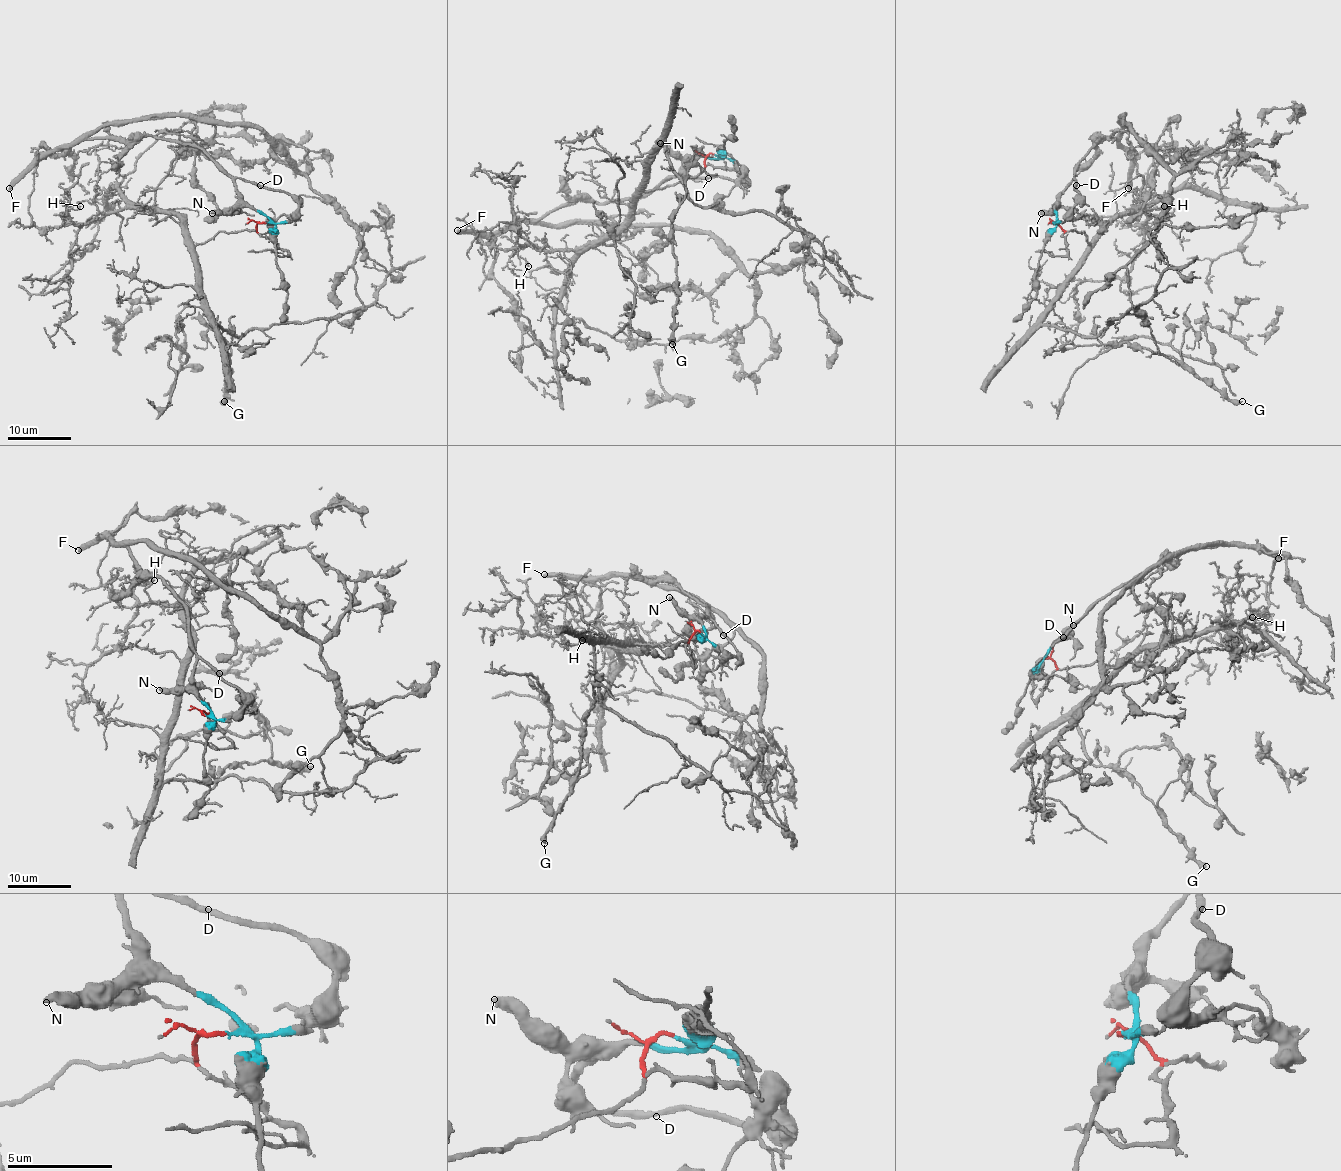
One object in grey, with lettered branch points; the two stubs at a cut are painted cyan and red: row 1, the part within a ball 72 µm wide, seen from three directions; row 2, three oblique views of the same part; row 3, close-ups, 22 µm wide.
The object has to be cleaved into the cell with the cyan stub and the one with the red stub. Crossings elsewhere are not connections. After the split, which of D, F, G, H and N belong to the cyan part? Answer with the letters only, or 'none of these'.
D, F, N

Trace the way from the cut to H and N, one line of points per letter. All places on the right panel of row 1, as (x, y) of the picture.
H: (1051, 222), (1083, 232), (1091, 243), (1120, 216), (1147, 208), (1148, 217), (1143, 224), (1145, 213), (1164, 206)
N: (1053, 222), (1056, 219), (1054, 206), (1042, 213)

